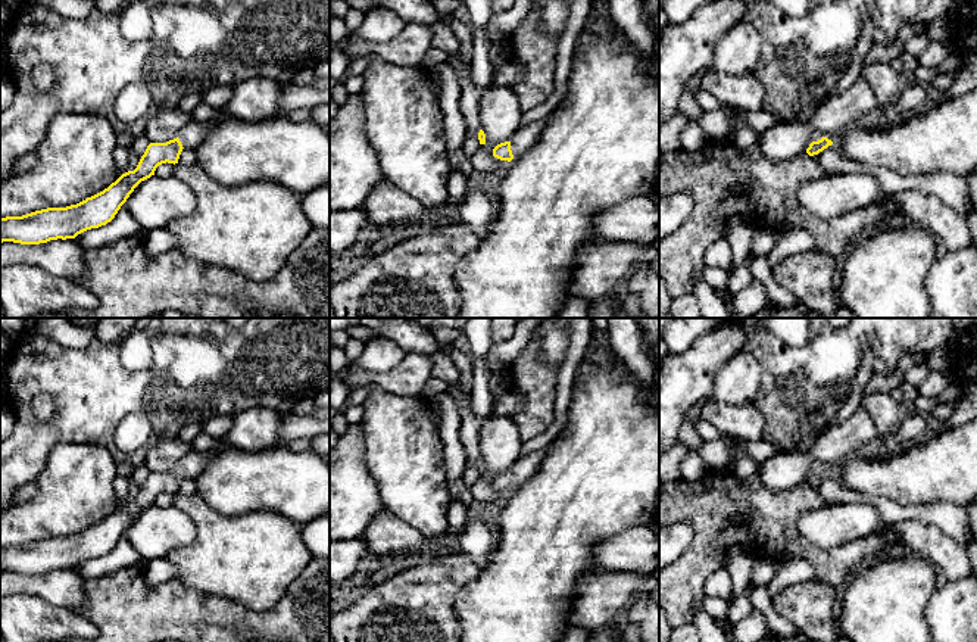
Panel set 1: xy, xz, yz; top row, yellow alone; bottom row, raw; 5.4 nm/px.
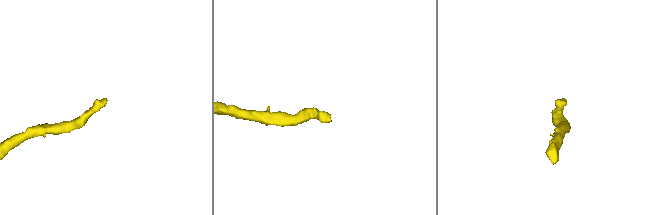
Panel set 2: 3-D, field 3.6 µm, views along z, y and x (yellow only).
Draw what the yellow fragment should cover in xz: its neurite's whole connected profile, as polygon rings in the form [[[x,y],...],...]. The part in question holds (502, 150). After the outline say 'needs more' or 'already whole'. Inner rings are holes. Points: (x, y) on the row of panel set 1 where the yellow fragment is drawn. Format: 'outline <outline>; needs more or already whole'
outline [[[547,118],[530,124],[528,127],[518,128],[509,141],[500,143],[493,149],[493,156],[511,162],[514,158],[525,153],[537,141],[546,119]]]; needs more

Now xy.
outline [[[221,113],[207,122],[190,121],[177,138],[150,143],[134,171],[122,174],[107,188],[77,205],[0,218],[0,243],[40,244],[57,239],[75,239],[87,230],[106,225],[141,181],[154,175],[162,163],[178,163],[184,147],[196,150],[219,119]]]; needs more

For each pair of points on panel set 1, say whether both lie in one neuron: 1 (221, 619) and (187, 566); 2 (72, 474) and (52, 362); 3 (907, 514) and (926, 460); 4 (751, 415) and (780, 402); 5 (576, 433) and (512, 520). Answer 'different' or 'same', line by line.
1: different
2: different
3: different
4: different
5: same

